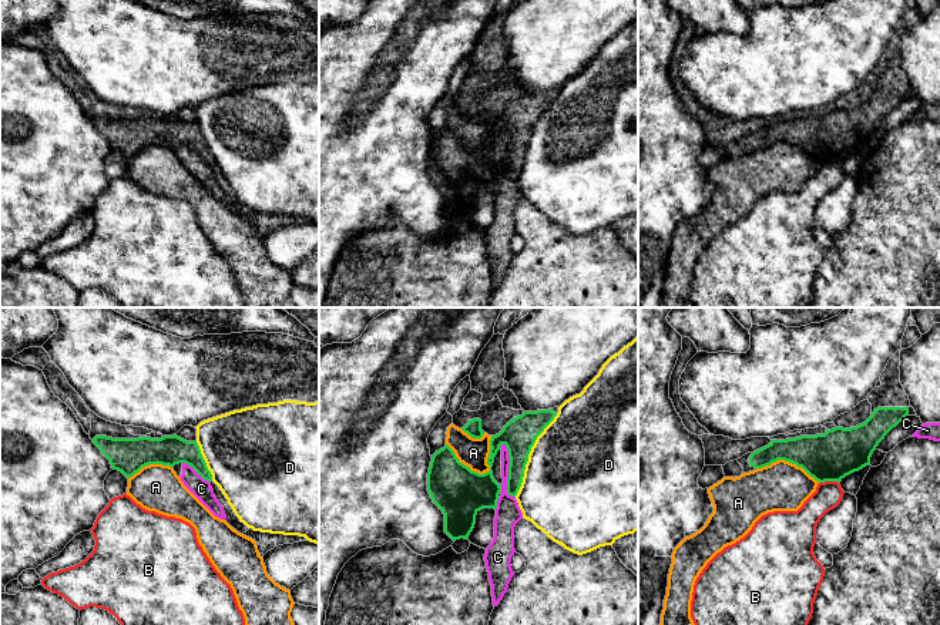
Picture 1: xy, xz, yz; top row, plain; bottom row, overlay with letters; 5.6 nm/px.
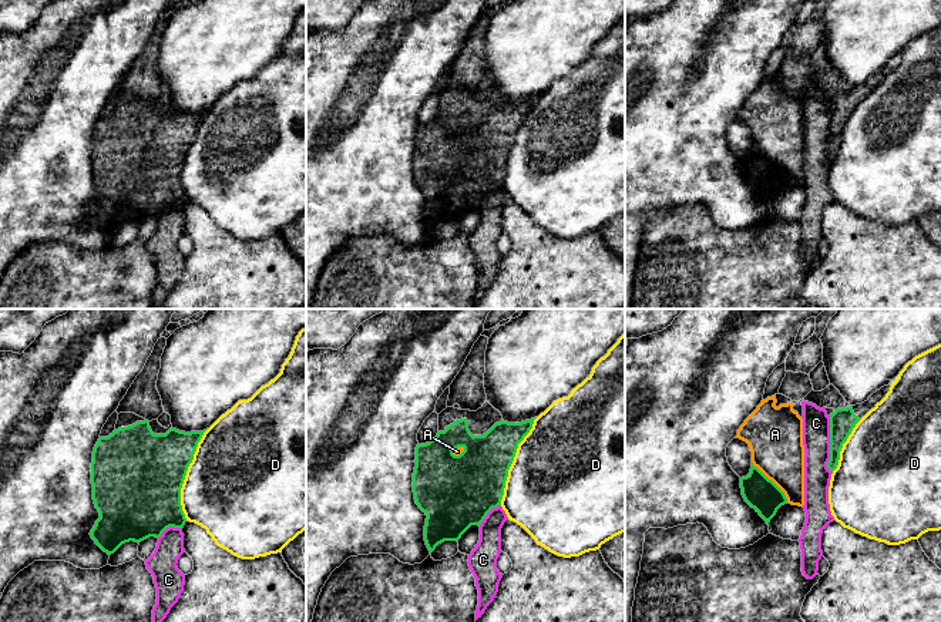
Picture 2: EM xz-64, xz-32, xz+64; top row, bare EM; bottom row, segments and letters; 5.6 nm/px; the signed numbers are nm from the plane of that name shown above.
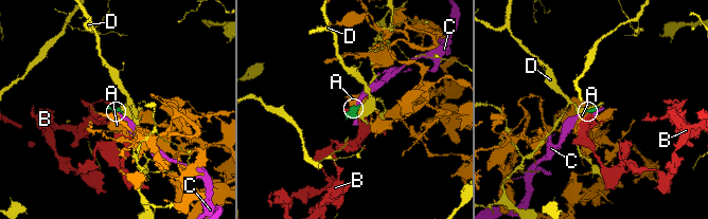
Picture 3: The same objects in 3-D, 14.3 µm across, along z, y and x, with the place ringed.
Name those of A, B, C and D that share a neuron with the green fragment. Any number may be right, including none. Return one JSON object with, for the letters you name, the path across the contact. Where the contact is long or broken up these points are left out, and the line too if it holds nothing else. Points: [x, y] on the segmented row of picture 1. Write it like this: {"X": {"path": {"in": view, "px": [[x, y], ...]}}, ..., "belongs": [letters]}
{"belongs": []}

